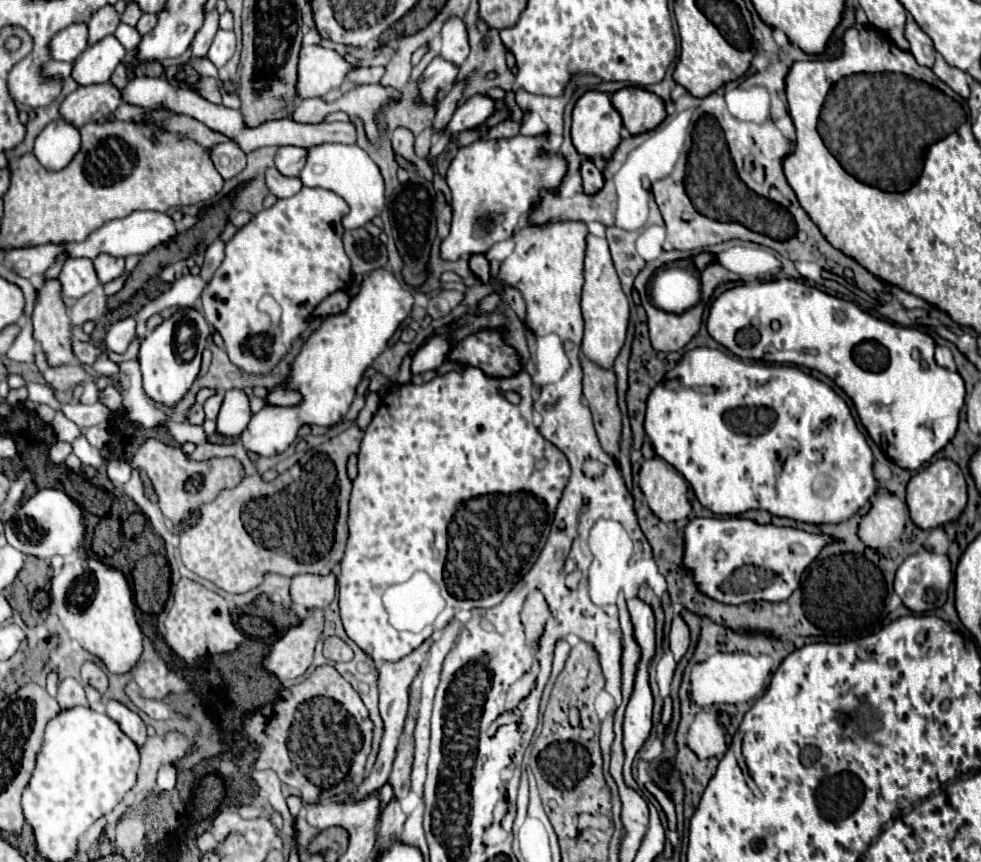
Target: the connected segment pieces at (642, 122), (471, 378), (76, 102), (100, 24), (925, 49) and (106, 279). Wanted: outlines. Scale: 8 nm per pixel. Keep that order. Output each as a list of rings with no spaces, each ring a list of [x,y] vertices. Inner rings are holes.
[[[620,89],[612,95],[612,105],[622,115],[622,123],[630,131],[630,135],[652,131],[666,119],[664,101],[646,89]]]
[[[466,367],[464,371],[448,371],[444,375],[434,377],[432,381],[424,383],[424,385],[414,385],[414,383],[406,383],[406,385],[392,385],[386,395],[382,397],[380,409],[374,415],[374,419],[370,421],[370,425],[364,431],[362,437],[362,445],[360,445],[360,453],[358,453],[358,477],[352,481],[352,495],[349,500],[348,513],[348,530],[349,537],[346,543],[346,553],[344,559],[340,563],[340,579],[338,579],[338,593],[340,593],[340,617],[344,623],[344,629],[348,633],[348,637],[364,651],[368,653],[374,661],[398,661],[402,657],[406,657],[408,653],[412,653],[412,649],[420,647],[434,631],[436,625],[438,629],[446,627],[448,621],[452,619],[452,615],[456,615],[460,609],[474,609],[474,607],[494,607],[496,603],[500,603],[508,591],[530,571],[530,567],[536,563],[538,553],[542,551],[546,537],[550,533],[550,525],[552,525],[552,517],[556,511],[556,505],[562,497],[562,491],[566,487],[570,479],[570,465],[564,457],[564,453],[560,449],[556,449],[552,443],[548,443],[538,429],[534,427],[532,421],[532,379],[526,371],[520,371],[512,377],[488,377],[484,375],[482,369],[478,367]],[[508,391],[514,391],[520,395],[518,405],[510,403],[504,395]],[[546,459],[546,467],[544,469],[536,469],[536,461]],[[430,575],[432,581],[436,581],[442,599],[446,601],[444,609],[438,613],[436,621],[432,621],[430,625],[424,623],[416,623],[414,617],[406,617],[404,619],[404,627],[398,629],[390,623],[388,611],[396,611],[398,607],[402,609],[406,603],[412,601],[412,593],[422,599],[422,591],[432,589],[430,585],[426,585],[426,577]]]
[[[110,81],[100,85],[78,87],[72,95],[68,95],[60,107],[60,115],[70,121],[74,127],[80,127],[90,121],[104,119],[120,107],[122,89],[114,87]]]
[[[104,5],[102,9],[98,9],[98,13],[94,13],[94,17],[88,21],[88,31],[90,31],[88,45],[98,43],[106,35],[112,35],[118,23],[120,23],[120,15],[116,13],[114,5]]]
[[[906,15],[904,37],[910,43],[910,53],[916,57],[916,61],[924,67],[932,67],[934,57],[936,57],[936,49],[934,49],[930,37],[918,27],[918,23],[910,15]]]
[[[98,255],[94,259],[94,265],[96,265],[96,273],[98,273],[100,283],[110,283],[124,273],[124,259],[122,257]]]

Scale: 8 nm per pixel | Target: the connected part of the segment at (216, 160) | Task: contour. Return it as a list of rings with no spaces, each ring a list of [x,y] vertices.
[[[220,143],[212,149],[212,163],[216,167],[216,171],[224,177],[224,179],[232,179],[236,177],[244,167],[246,167],[246,153],[242,153],[242,149],[238,149],[238,145],[230,143]]]

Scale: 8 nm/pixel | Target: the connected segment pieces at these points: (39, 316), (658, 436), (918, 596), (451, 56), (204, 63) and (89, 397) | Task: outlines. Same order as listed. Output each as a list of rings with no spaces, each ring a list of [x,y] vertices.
[[[44,279],[32,311],[32,323],[34,339],[42,343],[46,359],[52,367],[76,363],[70,345],[72,325],[66,311],[68,309],[62,299],[62,285],[58,285],[58,279]]]
[[[708,347],[692,349],[664,377],[664,381],[652,389],[652,393],[648,397],[644,429],[646,429],[648,437],[652,439],[654,451],[684,475],[684,479],[694,487],[698,501],[716,515],[740,515],[750,509],[766,509],[772,515],[790,517],[790,519],[804,521],[804,523],[840,523],[840,521],[850,519],[876,493],[876,479],[872,475],[872,461],[874,461],[872,449],[866,443],[866,437],[858,431],[848,405],[844,403],[842,397],[838,397],[834,393],[834,389],[830,385],[802,373],[797,366],[744,361],[736,356]]]
[[[922,549],[922,551],[910,555],[898,567],[898,573],[894,579],[894,591],[900,595],[902,603],[908,609],[912,609],[914,613],[924,613],[924,611],[934,611],[946,603],[950,583],[952,583],[952,567],[950,567],[948,557]]]
[[[452,15],[446,19],[442,31],[442,47],[440,47],[440,55],[456,65],[462,65],[464,59],[470,53],[470,41],[468,41],[468,29],[462,17]]]
[[[198,59],[198,61],[190,61],[190,63],[194,65],[194,69],[196,69],[200,75],[218,79],[218,71],[216,71],[216,67],[214,67],[214,63],[212,63],[210,59]]]
[[[94,381],[84,383],[84,393],[82,393],[84,403],[96,403],[98,401],[98,387]]]

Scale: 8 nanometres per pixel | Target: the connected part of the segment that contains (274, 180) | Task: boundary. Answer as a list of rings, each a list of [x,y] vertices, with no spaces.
[[[268,167],[266,169],[266,185],[268,189],[278,197],[278,199],[284,199],[284,197],[292,197],[294,193],[300,191],[300,181],[296,177],[284,177],[276,171],[276,167]]]

